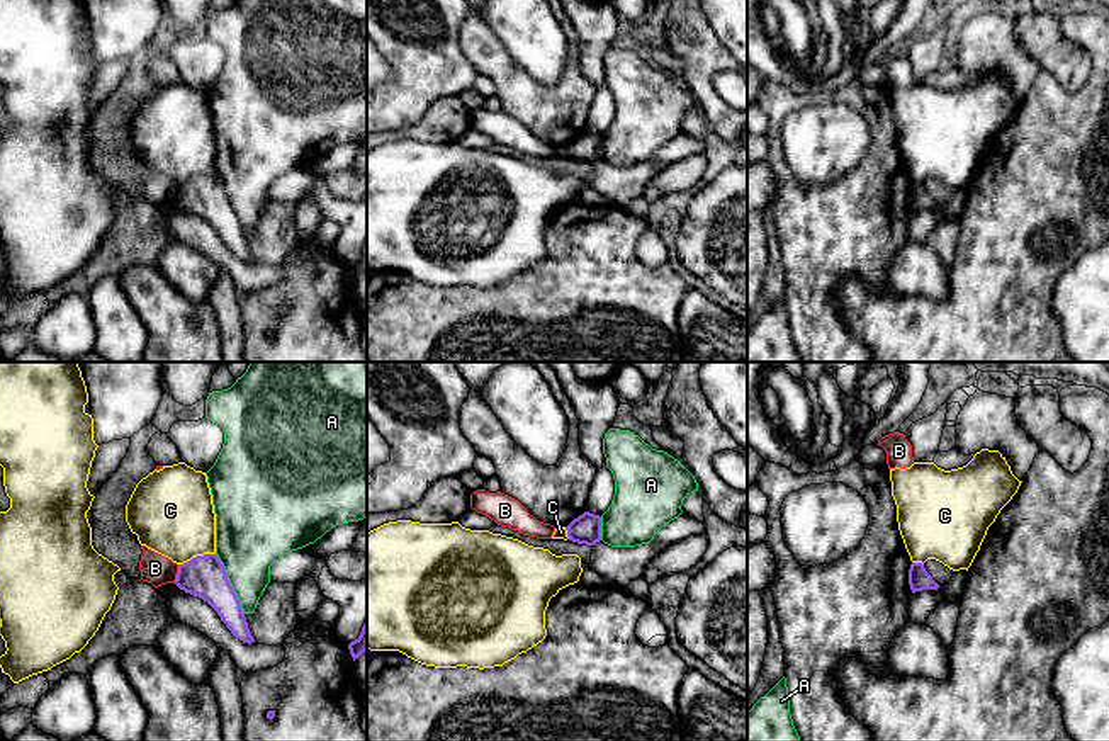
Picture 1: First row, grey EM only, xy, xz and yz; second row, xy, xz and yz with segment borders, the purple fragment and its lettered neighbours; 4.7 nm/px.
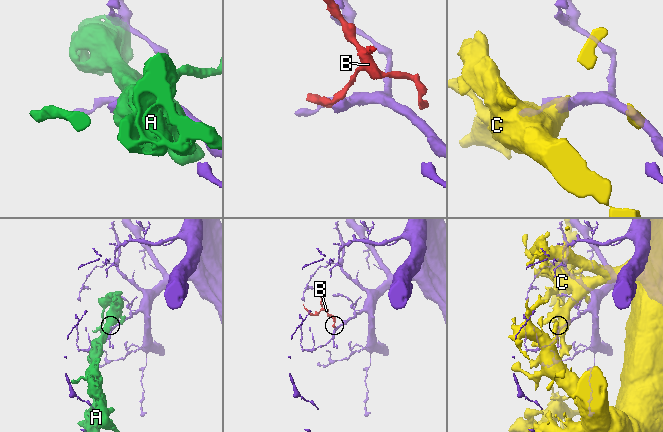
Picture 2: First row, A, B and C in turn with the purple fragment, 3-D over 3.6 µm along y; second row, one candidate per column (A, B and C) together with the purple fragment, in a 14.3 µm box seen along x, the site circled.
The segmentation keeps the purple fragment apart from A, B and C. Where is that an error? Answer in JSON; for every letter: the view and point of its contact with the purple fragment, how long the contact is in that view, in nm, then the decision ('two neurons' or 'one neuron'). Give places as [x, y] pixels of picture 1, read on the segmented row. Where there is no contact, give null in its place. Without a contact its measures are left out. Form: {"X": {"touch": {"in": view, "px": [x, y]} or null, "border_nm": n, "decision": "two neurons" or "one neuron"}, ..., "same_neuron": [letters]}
{"A": {"touch": {"in": "xy", "px": [230, 583]}, "border_nm": 320, "decision": "two neurons"}, "B": {"touch": {"in": "xy", "px": [177, 573]}, "border_nm": 90, "decision": "two neurons"}, "C": {"touch": {"in": "xy", "px": [197, 556]}, "border_nm": 190, "decision": "two neurons"}, "same_neuron": []}

